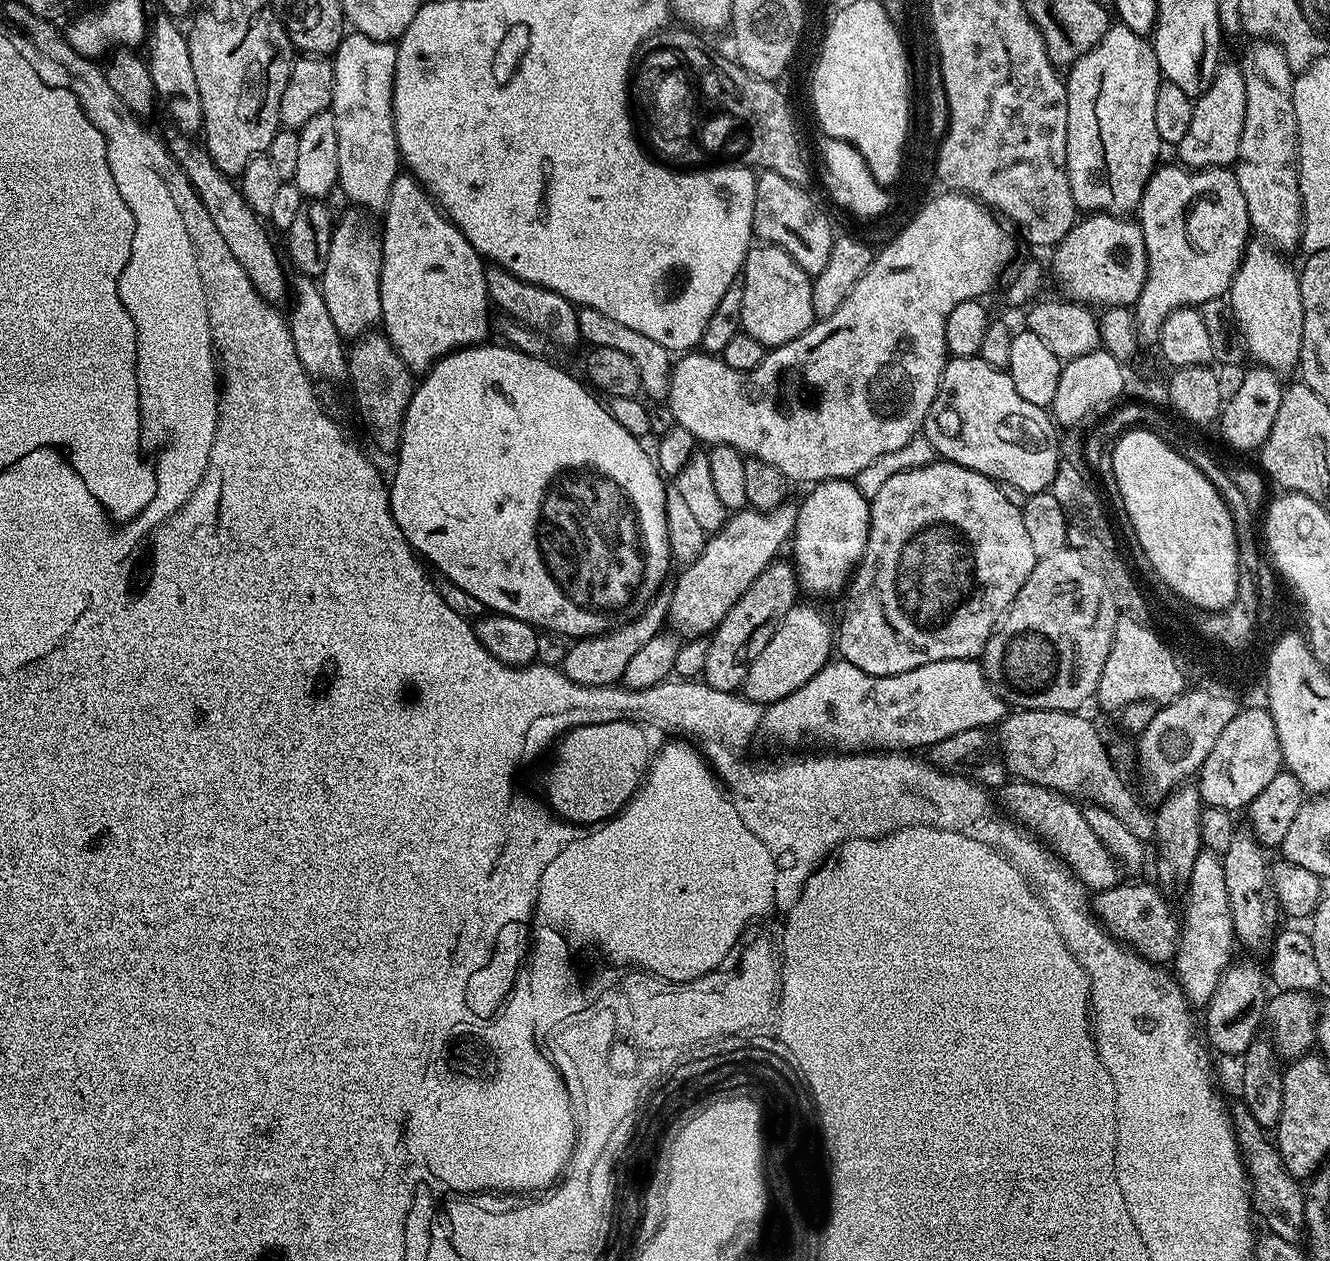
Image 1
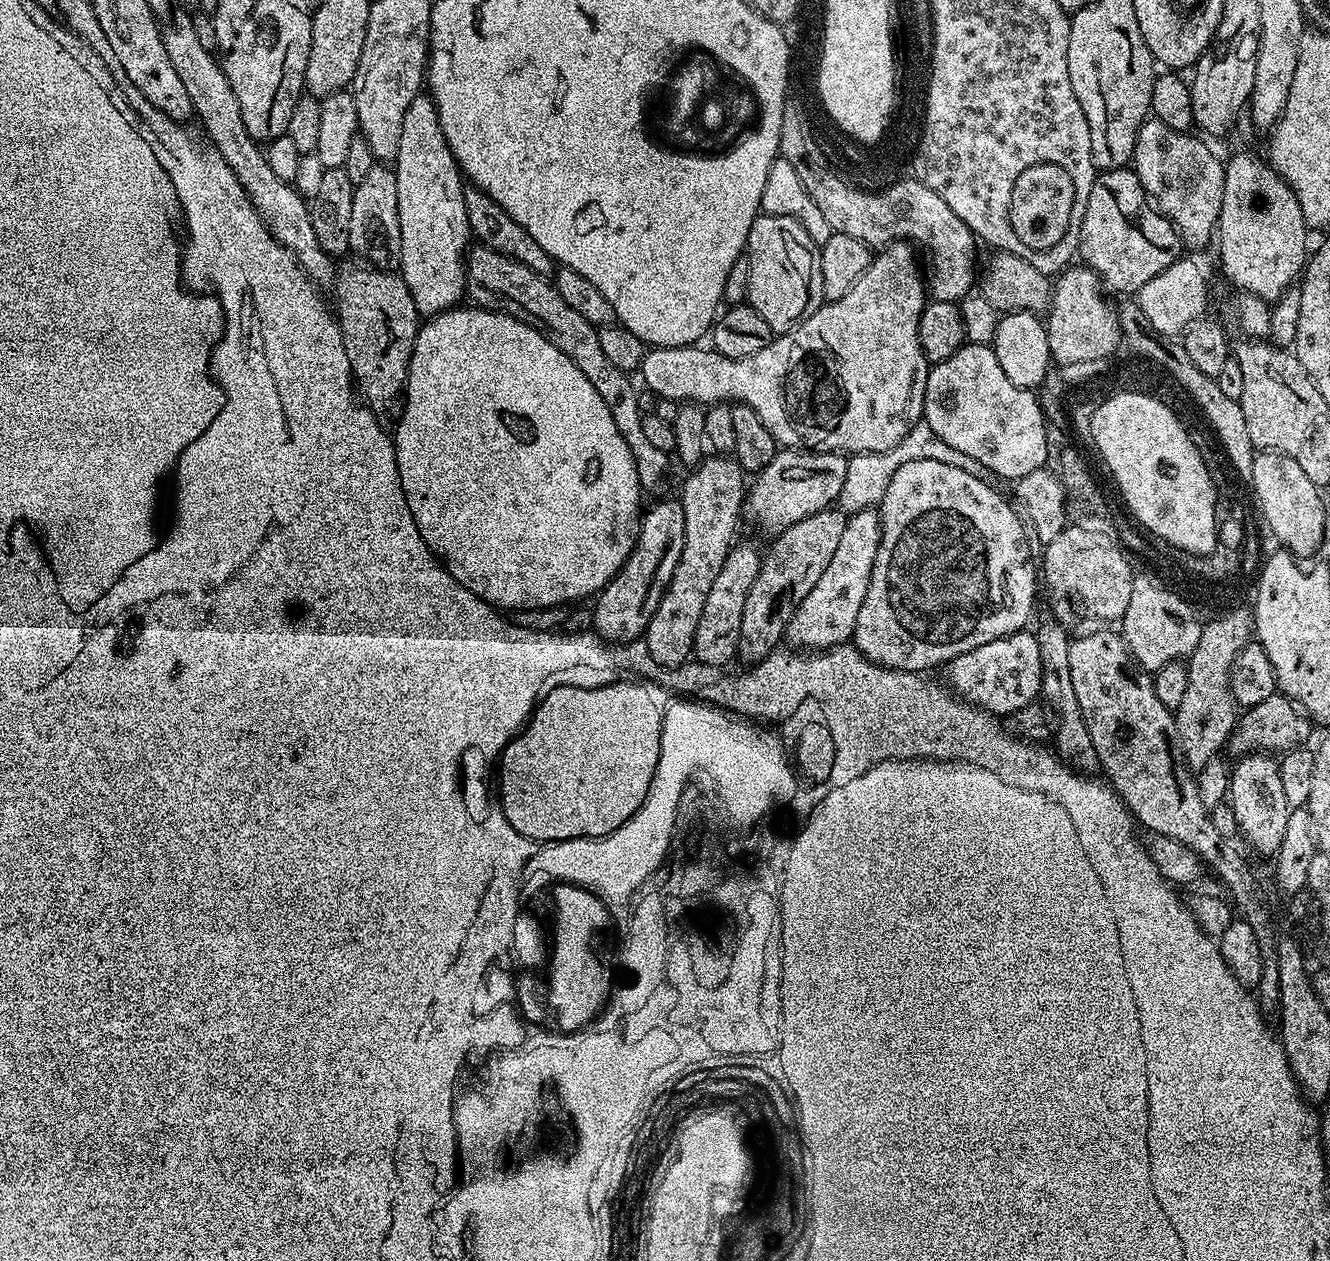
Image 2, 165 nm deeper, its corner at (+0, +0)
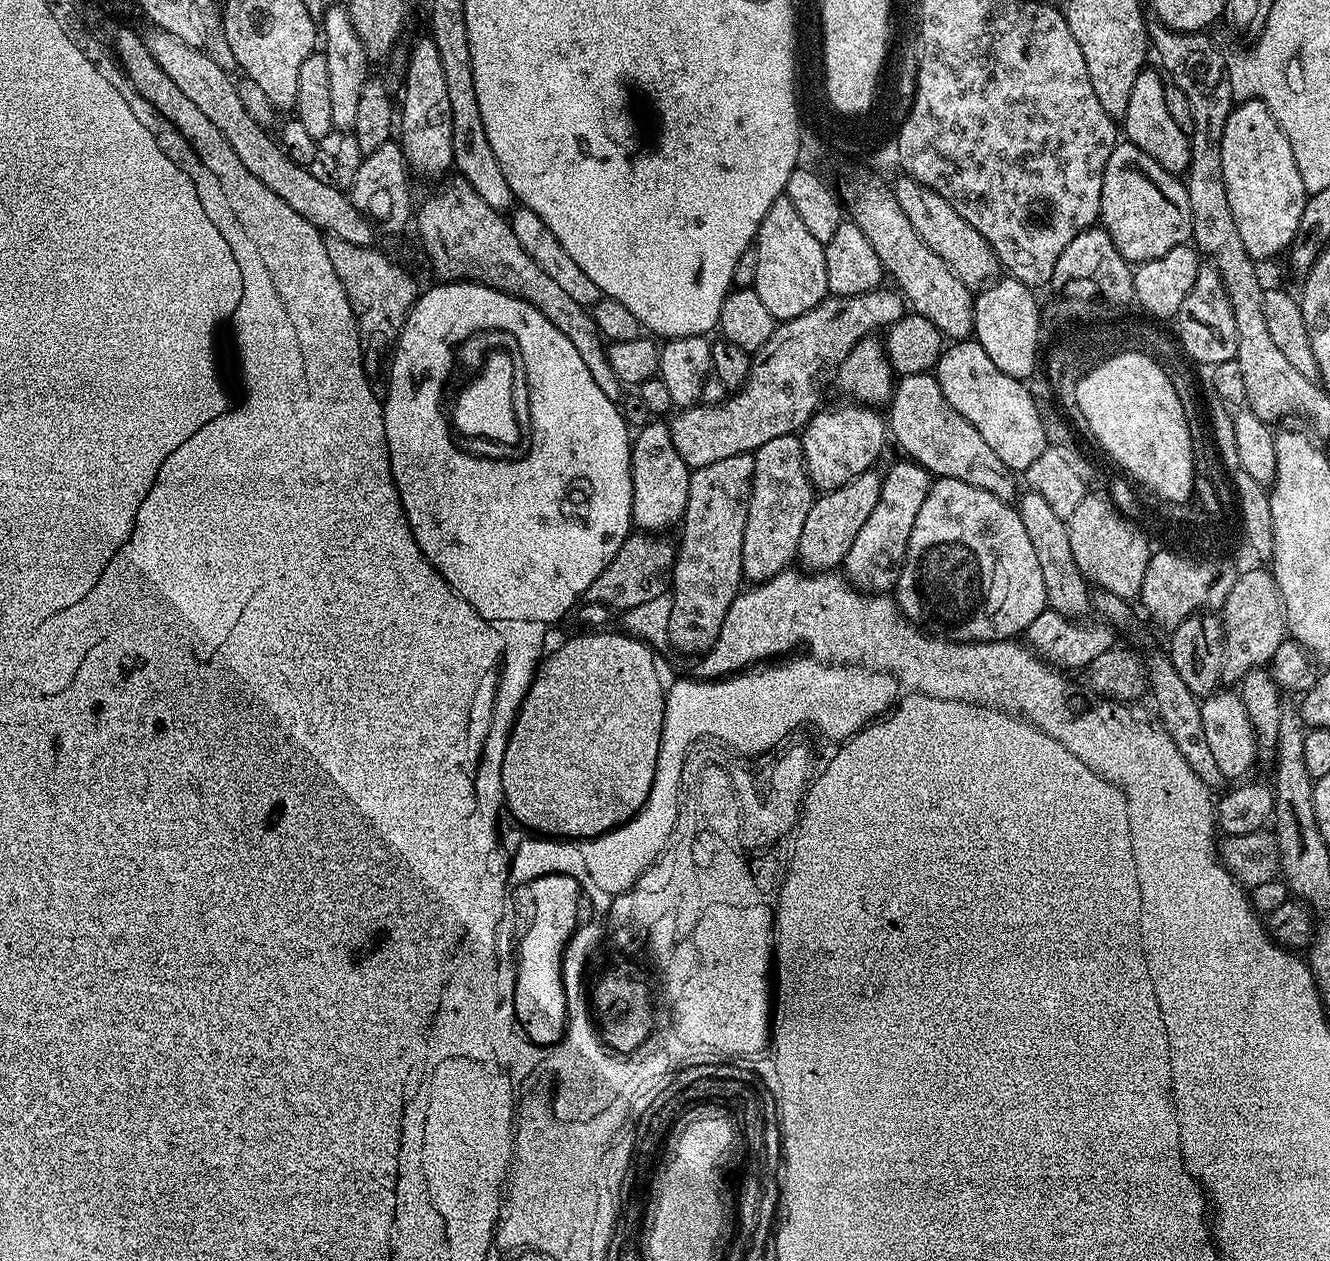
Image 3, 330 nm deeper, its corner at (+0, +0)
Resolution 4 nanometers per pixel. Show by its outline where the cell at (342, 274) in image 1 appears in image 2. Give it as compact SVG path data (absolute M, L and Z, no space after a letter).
M373 166L370 174L362 178L362 182L355 185L352 190L354 210L350 210L350 242L349 249L360 256L365 256L365 261L376 266L388 266L397 259L400 251L400 223L398 222L398 182L395 171L388 166Z

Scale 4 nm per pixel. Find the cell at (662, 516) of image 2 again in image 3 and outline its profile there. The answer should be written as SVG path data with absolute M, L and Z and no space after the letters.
M651 422L632 440L632 522L641 533L664 534L681 523L690 494L692 472L674 450L668 424Z

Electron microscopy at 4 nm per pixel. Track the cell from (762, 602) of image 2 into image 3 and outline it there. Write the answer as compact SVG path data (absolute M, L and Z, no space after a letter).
M869 470L858 474L858 478L846 486L817 495L813 499L796 551L799 563L804 563L805 569L836 570L843 565L846 554L850 554L850 546L854 546L854 538L858 538L858 530L862 530L862 522L866 522L874 506L878 506L881 483L881 473Z

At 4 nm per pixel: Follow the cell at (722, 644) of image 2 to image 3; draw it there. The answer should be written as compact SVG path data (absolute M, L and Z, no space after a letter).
M793 434L782 438L770 438L766 446L757 448L754 453L754 474L748 493L748 513L746 514L746 534L742 536L742 570L744 580L759 582L769 580L785 571L791 560L797 559L798 542L806 526L806 514L814 499L812 480L804 465L804 451L800 445L800 436Z

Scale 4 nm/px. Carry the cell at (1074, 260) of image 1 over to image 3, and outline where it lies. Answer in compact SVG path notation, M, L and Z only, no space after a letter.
M1120 142L1110 154L1110 162L1106 162L1099 223L1108 231L1124 260L1133 266L1145 264L1154 258L1162 258L1162 254L1170 254L1174 246L1182 246L1192 240L1190 194L1177 173L1163 168L1153 156L1138 150L1138 146Z

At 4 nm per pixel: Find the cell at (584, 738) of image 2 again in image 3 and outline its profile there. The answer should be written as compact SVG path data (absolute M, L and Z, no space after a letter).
M623 630L617 632L584 632L581 636L572 636L565 644L549 651L539 663L536 672L539 680L533 688L531 696L522 696L520 709L516 712L516 721L508 732L506 742L506 758L502 762L502 788L504 803L508 805L508 815L521 829L537 832L541 836L557 836L571 834L575 840L599 838L606 832L620 827L632 819L650 794L650 786L654 782L654 766L658 766L658 746L662 738L664 725L664 697L666 684L660 681L660 668L652 657L649 645L645 641L628 635Z

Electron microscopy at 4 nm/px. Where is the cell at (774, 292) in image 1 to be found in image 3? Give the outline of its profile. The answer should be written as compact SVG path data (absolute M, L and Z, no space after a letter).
M788 196L778 197L766 210L760 228L756 232L754 249L757 256L757 272L754 287L766 310L778 322L798 318L806 310L814 310L829 295L826 282L824 245L806 230L794 202Z

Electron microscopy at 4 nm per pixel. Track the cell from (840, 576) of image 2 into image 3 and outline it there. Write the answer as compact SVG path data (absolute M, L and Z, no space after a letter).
M907 458L900 460L888 473L883 473L878 506L862 522L862 530L858 530L858 538L854 538L854 546L850 546L850 554L846 554L842 565L848 583L864 593L888 594L895 589L910 530L914 530L914 518L918 518L918 510L932 488L933 477L922 465Z

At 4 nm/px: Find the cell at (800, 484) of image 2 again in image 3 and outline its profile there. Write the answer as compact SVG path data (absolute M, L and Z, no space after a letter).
M844 402L841 408L828 408L817 411L804 425L800 445L804 451L804 465L813 489L821 493L832 492L846 486L858 474L869 471L872 464L884 452L884 439L890 436L886 420L875 407L859 402Z

